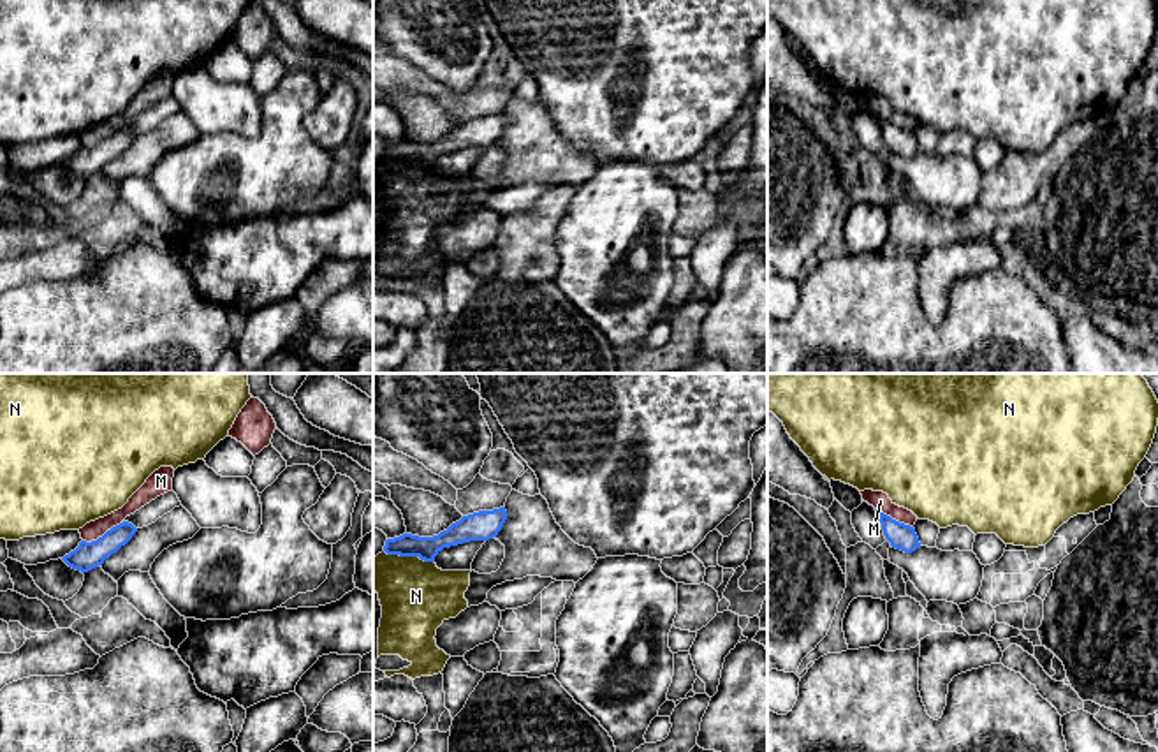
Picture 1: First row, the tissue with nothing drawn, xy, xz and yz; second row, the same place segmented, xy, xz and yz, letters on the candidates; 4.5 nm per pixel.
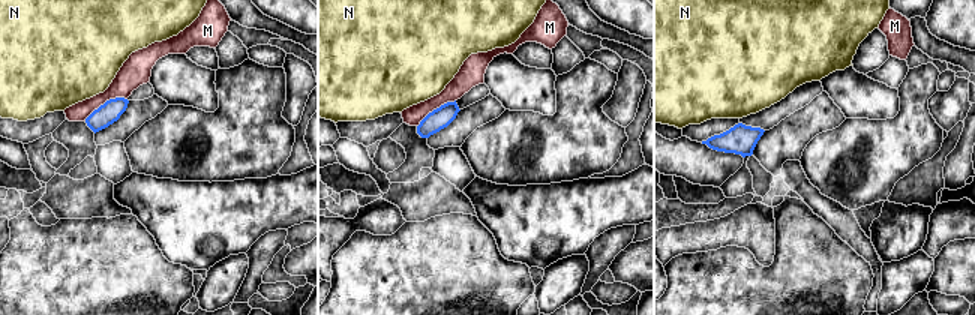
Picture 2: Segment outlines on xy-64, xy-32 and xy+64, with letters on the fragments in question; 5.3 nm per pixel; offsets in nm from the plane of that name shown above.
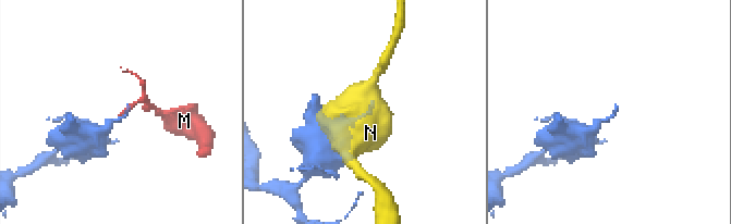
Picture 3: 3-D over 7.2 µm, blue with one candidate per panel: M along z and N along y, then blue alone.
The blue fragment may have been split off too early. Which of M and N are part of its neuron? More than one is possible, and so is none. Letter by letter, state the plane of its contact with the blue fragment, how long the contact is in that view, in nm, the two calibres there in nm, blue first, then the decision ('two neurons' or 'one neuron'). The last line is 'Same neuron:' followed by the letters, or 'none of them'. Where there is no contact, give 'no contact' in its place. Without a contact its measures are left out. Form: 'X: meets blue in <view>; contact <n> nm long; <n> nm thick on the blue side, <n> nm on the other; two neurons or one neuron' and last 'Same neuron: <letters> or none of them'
M: meets blue in xy; contact 200 nm long; 130 nm thick on the blue side, 90 nm on the other; two neurons
N: meets blue in xz; contact 240 nm long; 110 nm thick on the blue side, 320 nm on the other; two neurons
Same neuron: none of them

